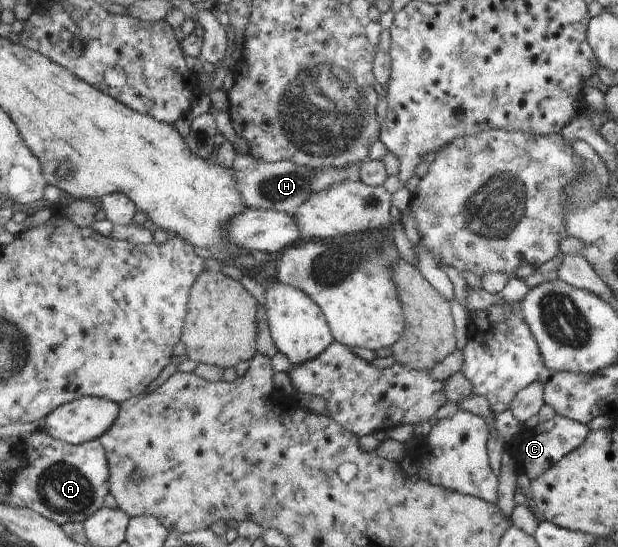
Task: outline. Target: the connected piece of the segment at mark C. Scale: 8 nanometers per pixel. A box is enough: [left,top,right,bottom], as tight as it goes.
[507,414,588,483]

